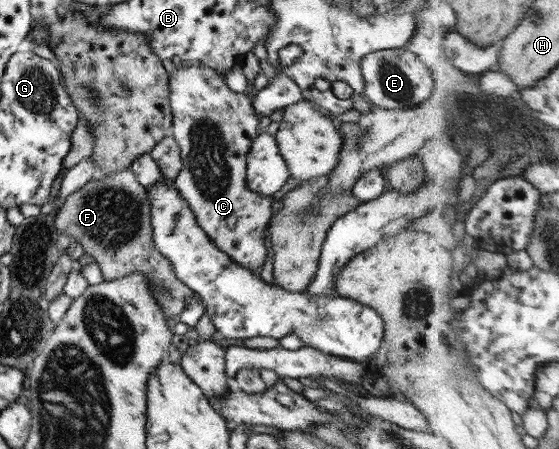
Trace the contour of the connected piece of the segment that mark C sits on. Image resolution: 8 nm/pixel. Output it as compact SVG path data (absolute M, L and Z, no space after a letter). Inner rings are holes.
M203 65L179 67L177 71L168 75L167 81L172 117L169 131L180 150L182 166L173 183L195 215L197 225L207 234L215 247L226 253L237 265L249 269L249 272L259 277L267 257L267 247L263 244L263 231L273 215L270 197L253 192L245 182L246 156L251 141L260 132L259 117L255 114L250 98L245 93L231 91L224 83L224 76L209 67Z

